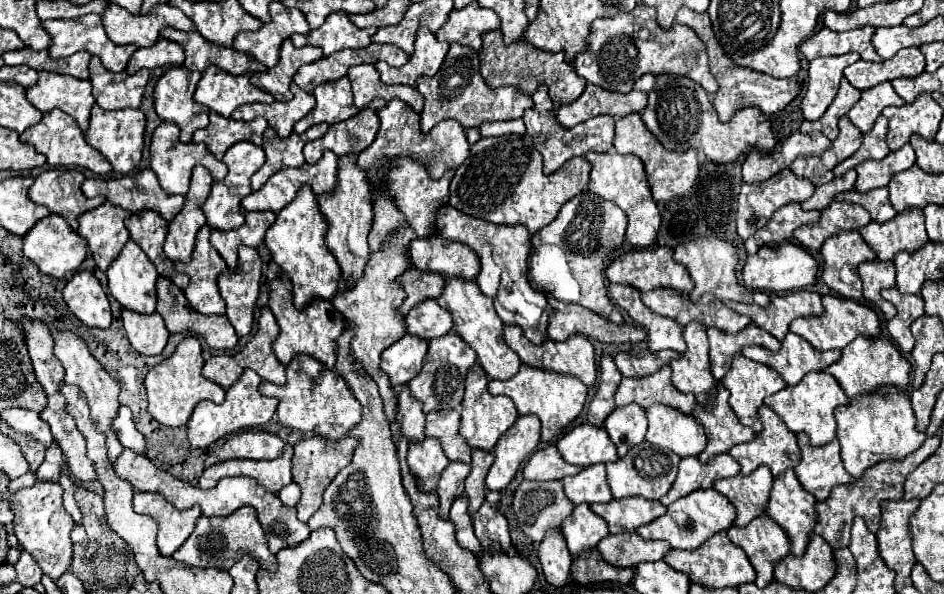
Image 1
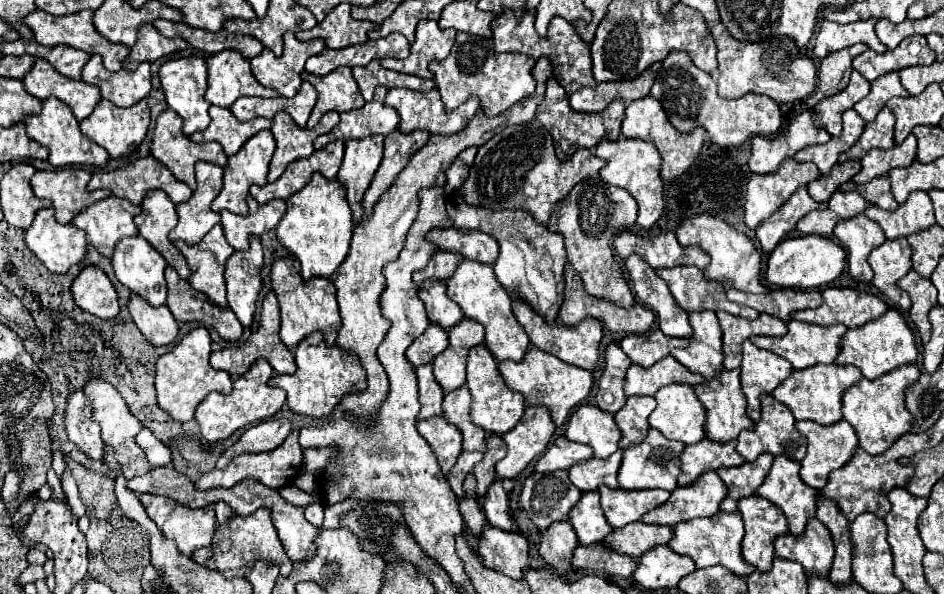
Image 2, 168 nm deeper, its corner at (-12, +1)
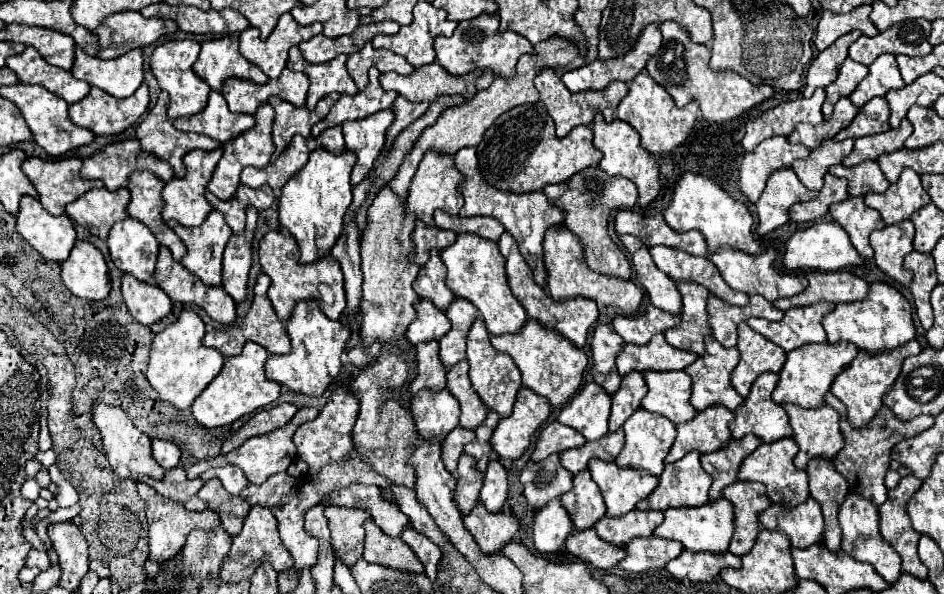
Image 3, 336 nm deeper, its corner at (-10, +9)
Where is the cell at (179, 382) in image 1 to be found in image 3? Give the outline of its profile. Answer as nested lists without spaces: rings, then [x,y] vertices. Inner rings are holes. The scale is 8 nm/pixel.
[[[183,311],[175,323],[167,325],[151,343],[151,357],[145,377],[163,401],[173,403],[177,409],[189,409],[195,397],[219,375],[223,369],[223,355],[217,349],[203,347],[201,339],[205,325],[195,311]]]

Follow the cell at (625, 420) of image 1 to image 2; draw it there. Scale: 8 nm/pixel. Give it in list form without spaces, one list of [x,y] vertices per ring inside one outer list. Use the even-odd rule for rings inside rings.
[[[629,397],[625,407],[615,413],[615,421],[621,429],[621,449],[629,449],[631,445],[637,445],[645,441],[649,433],[647,417],[655,409],[653,397]]]

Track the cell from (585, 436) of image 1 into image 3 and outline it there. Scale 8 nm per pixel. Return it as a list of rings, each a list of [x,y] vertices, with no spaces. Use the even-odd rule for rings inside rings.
[[[585,383],[579,393],[561,409],[557,421],[577,429],[585,439],[597,441],[609,433],[607,419],[611,411],[611,395],[597,383]]]

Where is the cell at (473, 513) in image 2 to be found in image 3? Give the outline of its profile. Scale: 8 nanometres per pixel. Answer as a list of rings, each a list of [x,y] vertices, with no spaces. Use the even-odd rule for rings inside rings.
[[[463,453],[459,459],[459,465],[455,469],[455,477],[457,477],[457,487],[455,487],[453,499],[461,513],[469,513],[475,507],[475,503],[479,501],[483,473],[475,471],[475,459],[471,459],[471,455]]]

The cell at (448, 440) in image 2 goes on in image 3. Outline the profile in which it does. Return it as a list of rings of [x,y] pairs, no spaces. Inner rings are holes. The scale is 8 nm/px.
[[[419,391],[413,397],[411,413],[419,435],[443,441],[459,425],[459,401],[447,391]]]

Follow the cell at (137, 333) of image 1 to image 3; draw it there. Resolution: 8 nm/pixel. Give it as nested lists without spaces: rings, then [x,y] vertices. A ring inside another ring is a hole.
[[[123,275],[121,289],[123,289],[123,299],[129,307],[129,313],[143,325],[157,323],[173,307],[169,295],[163,289],[151,283],[137,281],[133,275]]]

